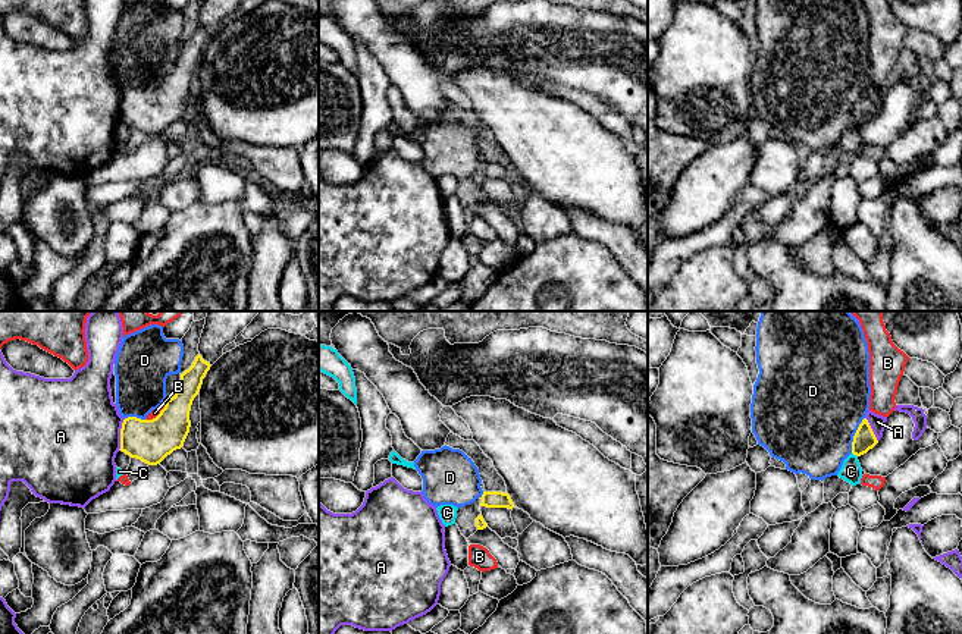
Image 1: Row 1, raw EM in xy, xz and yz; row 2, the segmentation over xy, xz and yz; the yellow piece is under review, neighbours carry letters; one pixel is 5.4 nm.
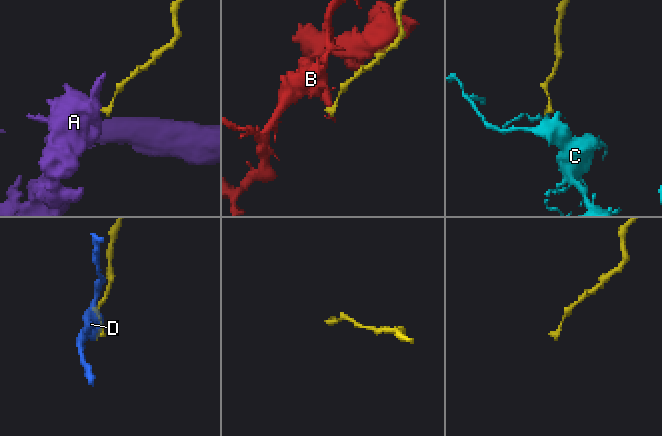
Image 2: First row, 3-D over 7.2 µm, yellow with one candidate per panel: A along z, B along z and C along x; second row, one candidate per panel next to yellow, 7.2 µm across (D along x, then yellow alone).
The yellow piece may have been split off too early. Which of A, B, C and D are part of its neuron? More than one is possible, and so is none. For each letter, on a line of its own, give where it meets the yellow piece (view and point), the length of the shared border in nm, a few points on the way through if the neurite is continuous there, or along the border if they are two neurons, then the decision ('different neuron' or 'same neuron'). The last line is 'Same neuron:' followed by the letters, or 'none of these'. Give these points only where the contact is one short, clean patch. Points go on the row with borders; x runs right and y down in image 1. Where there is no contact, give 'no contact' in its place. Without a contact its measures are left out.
A: meets yellow in xy at (121, 435); contact 180 nm long; border along xy (125, 418), (121, 427), (121, 446), (118, 449); different neuron
B: meets yellow in xy at (159, 414); contact 160 nm long; different neuron
C: meets yellow in yz at (855, 454); contact 40 nm long; border along yz (852, 452), (856, 457); different neuron
D: meets yellow in yz at (855, 435); contact 220 nm long; different neuron
Same neuron: none of these

